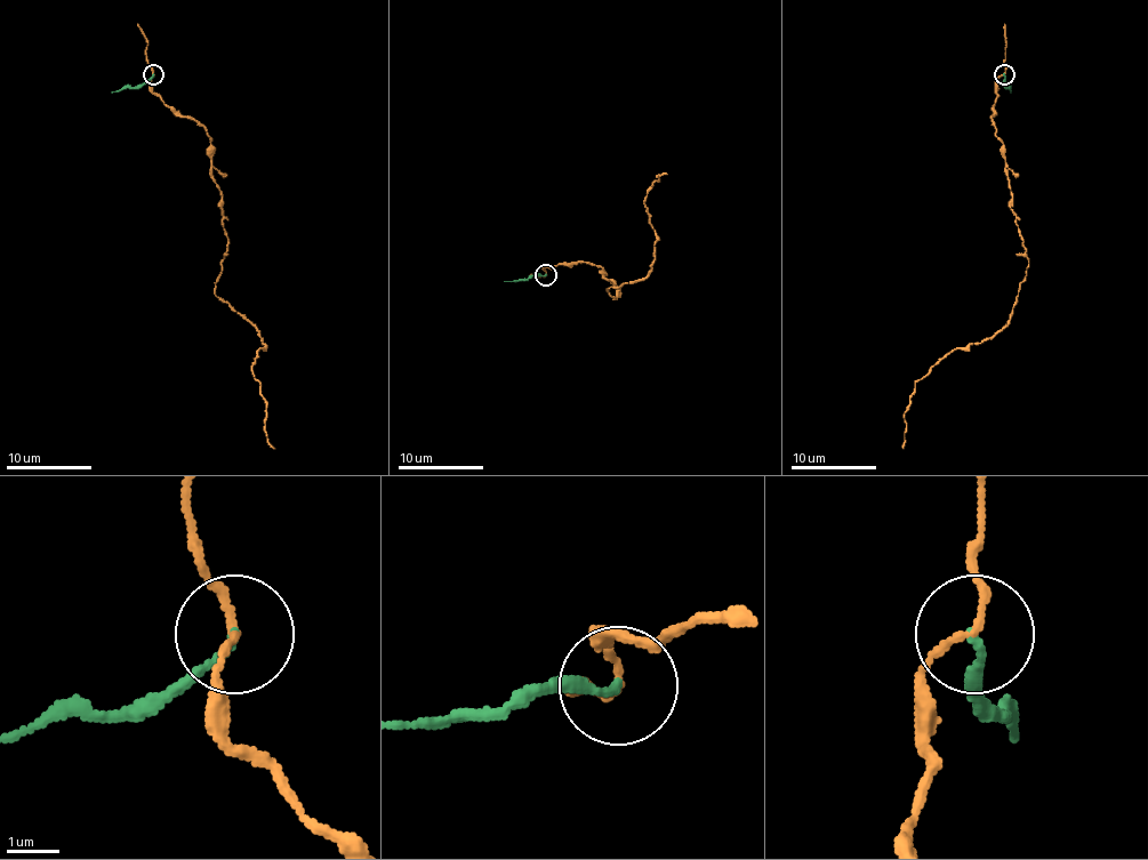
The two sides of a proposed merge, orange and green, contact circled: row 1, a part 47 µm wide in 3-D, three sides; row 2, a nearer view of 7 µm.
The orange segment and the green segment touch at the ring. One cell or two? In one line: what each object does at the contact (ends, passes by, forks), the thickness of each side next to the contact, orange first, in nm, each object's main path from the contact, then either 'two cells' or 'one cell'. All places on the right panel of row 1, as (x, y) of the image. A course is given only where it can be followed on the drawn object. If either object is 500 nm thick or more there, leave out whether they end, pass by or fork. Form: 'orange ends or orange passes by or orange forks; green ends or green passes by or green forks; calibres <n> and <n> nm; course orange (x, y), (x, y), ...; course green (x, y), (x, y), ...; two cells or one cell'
orange passes by; green ends; calibres 140 and 150 nm; course orange (1003, 74), (990, 117), (1029, 267), (1010, 320), (990, 337), (950, 350), (914, 384), (904, 448); course green (1003, 74), (1010, 93); two cells

